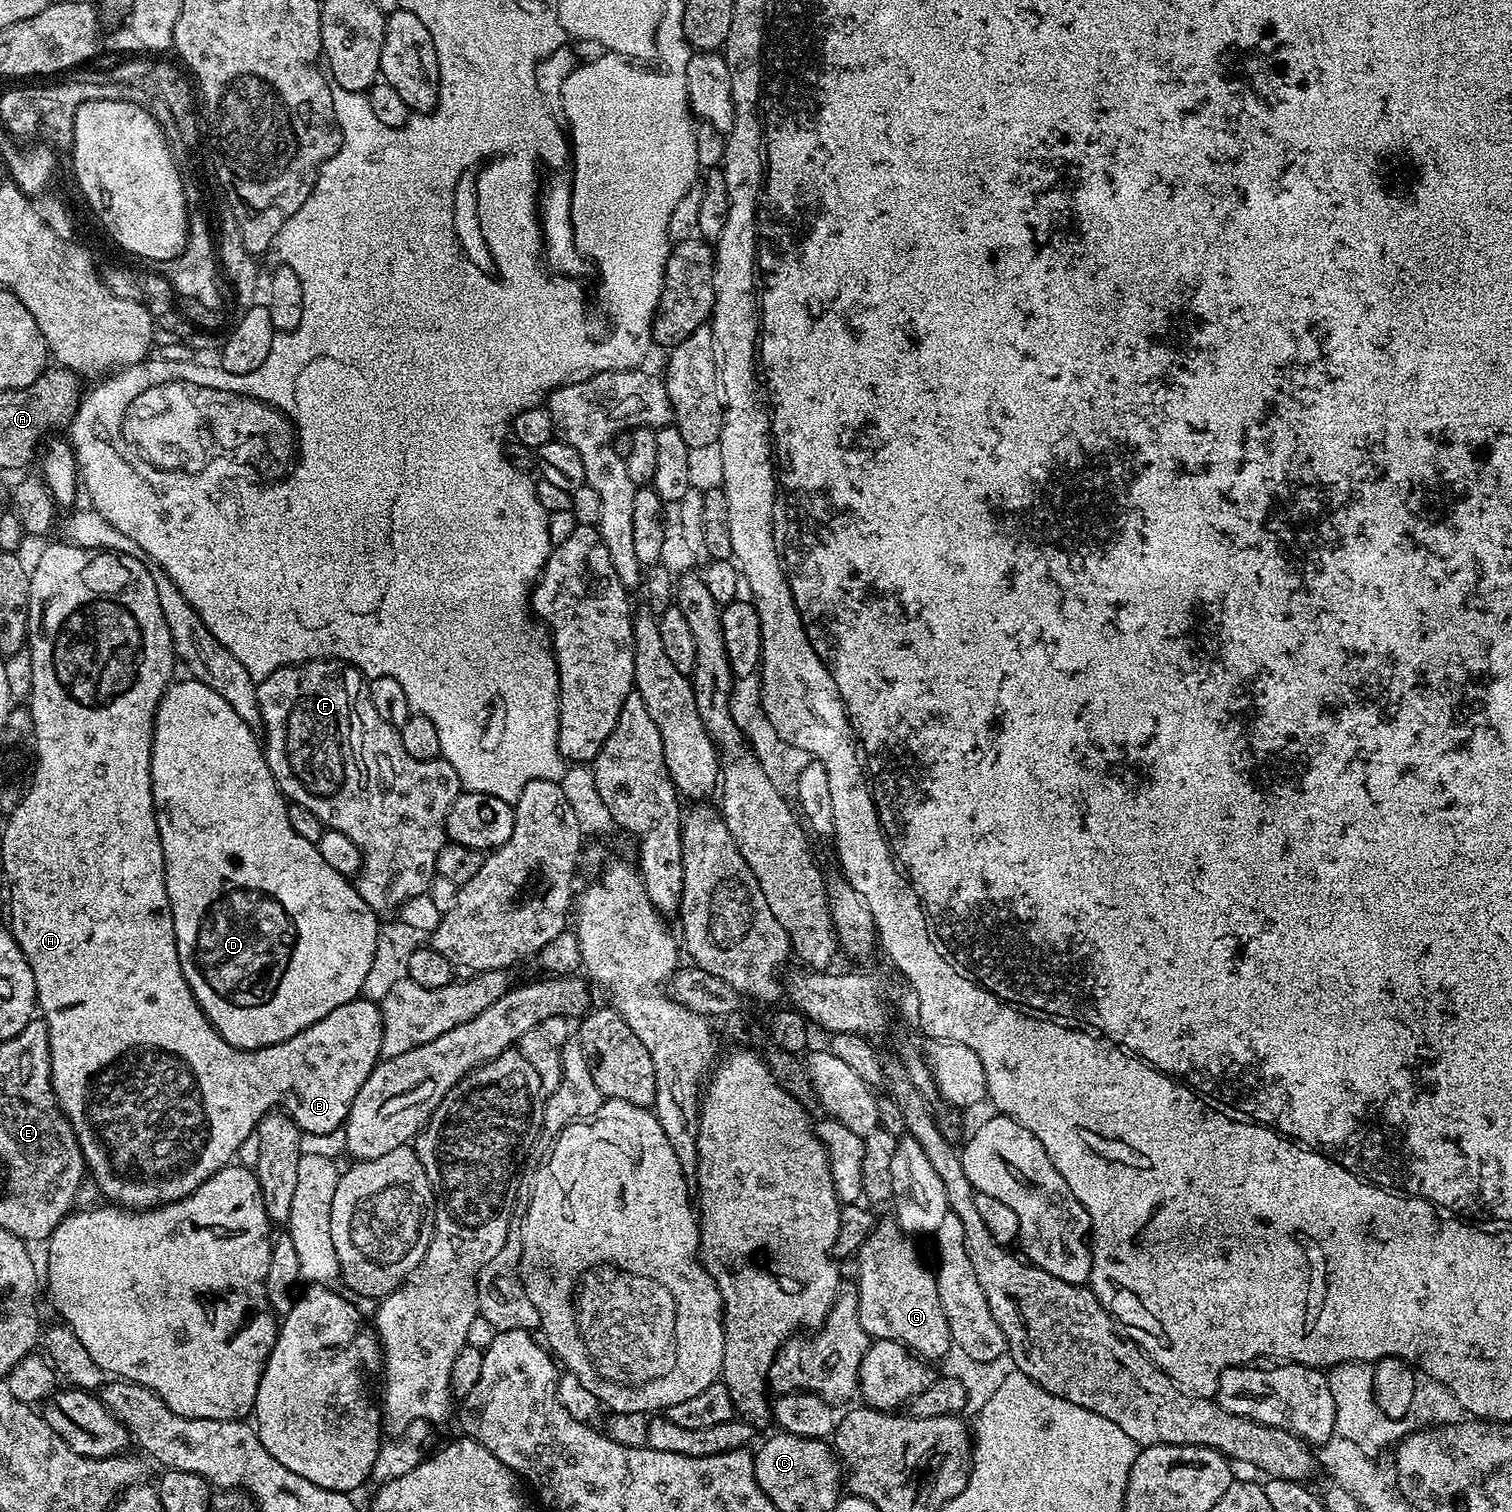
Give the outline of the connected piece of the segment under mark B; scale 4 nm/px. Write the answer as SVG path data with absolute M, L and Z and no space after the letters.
M365 998L351 1000L349 1004L338 1006L326 1014L309 1028L303 1028L288 1040L266 1046L266 1056L278 1061L268 1068L259 1068L256 1076L250 1076L250 1100L256 1100L257 1106L263 1106L267 1112L279 1106L287 1115L292 1117L301 1133L304 1134L330 1134L341 1131L342 1125L348 1118L348 1111L358 1094L362 1090L362 1082L370 1078L378 1061L381 1059L380 1046L382 1044L382 1018L380 1017L379 1003L372 1004Z

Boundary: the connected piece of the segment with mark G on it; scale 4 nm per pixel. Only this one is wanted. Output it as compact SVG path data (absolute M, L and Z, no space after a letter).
M898 1234L898 1240L867 1240L864 1243L858 1253L858 1261L860 1260L858 1310L862 1330L866 1330L869 1338L898 1342L925 1361L933 1362L932 1360L942 1359L947 1354L948 1348L953 1347L952 1335L946 1322L946 1314L942 1310L942 1302L938 1298L935 1271L929 1265L928 1268L924 1265L915 1241L911 1235L902 1238L902 1234Z

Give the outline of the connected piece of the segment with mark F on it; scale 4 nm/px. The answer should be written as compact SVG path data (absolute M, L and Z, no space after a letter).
M308 660L305 664L288 664L284 668L274 670L265 680L256 685L256 697L260 707L260 724L268 735L268 744L264 748L264 757L270 766L270 774L274 782L280 787L281 792L293 805L301 804L312 816L317 816L324 823L325 829L341 832L350 838L360 848L360 870L354 877L356 892L378 914L384 912L395 913L400 905L405 904L410 898L423 896L429 891L428 883L436 876L436 863L438 862L438 850L446 842L446 818L453 802L460 797L462 785L454 766L443 758L435 760L419 760L410 758L406 754L406 746L402 746L402 738L397 729L390 727L382 718L378 718L378 710L368 701L366 677L361 669L352 664L345 664L343 660Z

